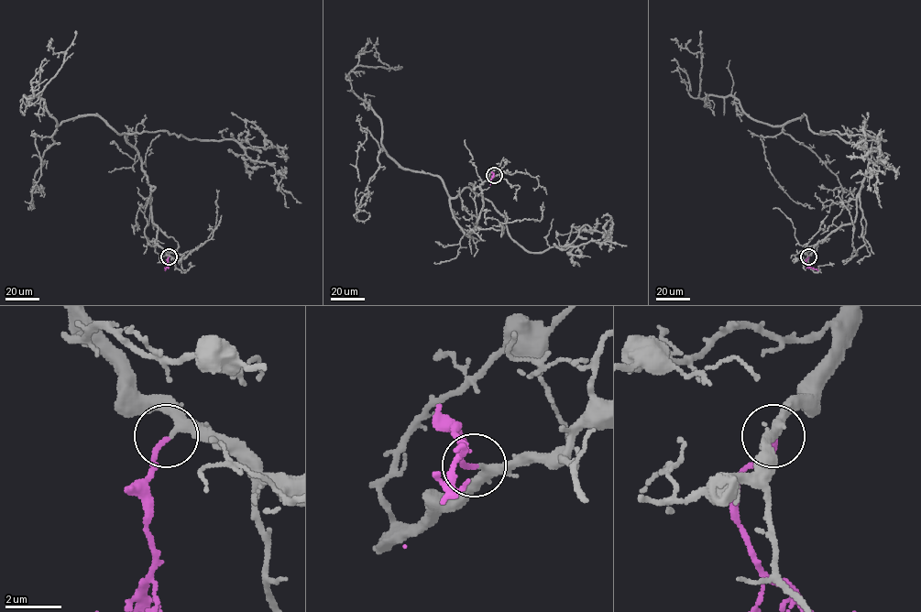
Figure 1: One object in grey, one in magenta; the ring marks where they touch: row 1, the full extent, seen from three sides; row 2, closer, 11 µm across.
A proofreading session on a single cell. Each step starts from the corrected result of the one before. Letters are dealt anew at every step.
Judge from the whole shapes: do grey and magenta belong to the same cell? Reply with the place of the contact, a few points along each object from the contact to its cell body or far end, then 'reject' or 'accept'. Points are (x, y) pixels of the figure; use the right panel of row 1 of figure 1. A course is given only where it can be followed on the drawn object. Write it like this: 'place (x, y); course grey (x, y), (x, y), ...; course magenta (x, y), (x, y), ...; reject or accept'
place (808, 256); course grey (808, 256), (855, 220), (869, 158), (805, 114), (771, 125), (732, 96), (700, 98), (701, 53), (671, 38); course magenta (808, 256), (806, 264), (817, 269); accept

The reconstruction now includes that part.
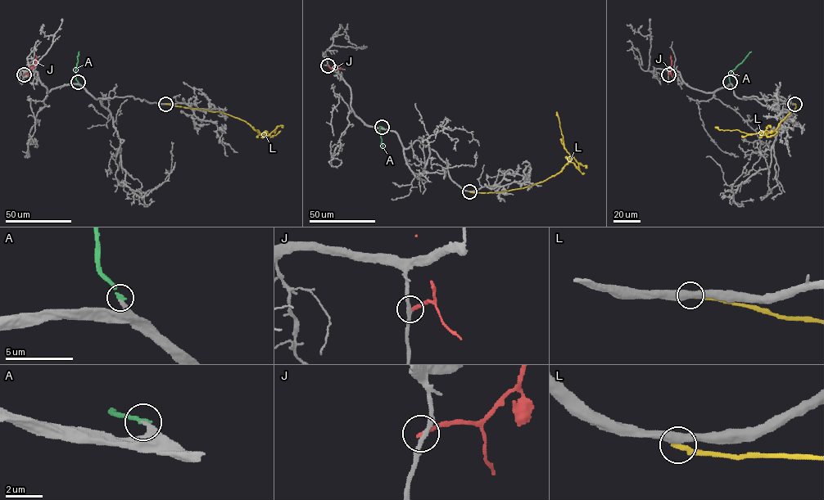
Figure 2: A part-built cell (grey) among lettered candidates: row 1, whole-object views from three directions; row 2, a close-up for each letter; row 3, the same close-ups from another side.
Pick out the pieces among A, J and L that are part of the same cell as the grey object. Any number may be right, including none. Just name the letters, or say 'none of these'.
A

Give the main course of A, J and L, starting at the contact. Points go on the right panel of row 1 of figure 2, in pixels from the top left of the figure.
A: (730, 82), (731, 71), (751, 51)
J: (668, 74), (671, 72), (670, 56)
L: (794, 104), (795, 108), (773, 132), (749, 134), (714, 127)

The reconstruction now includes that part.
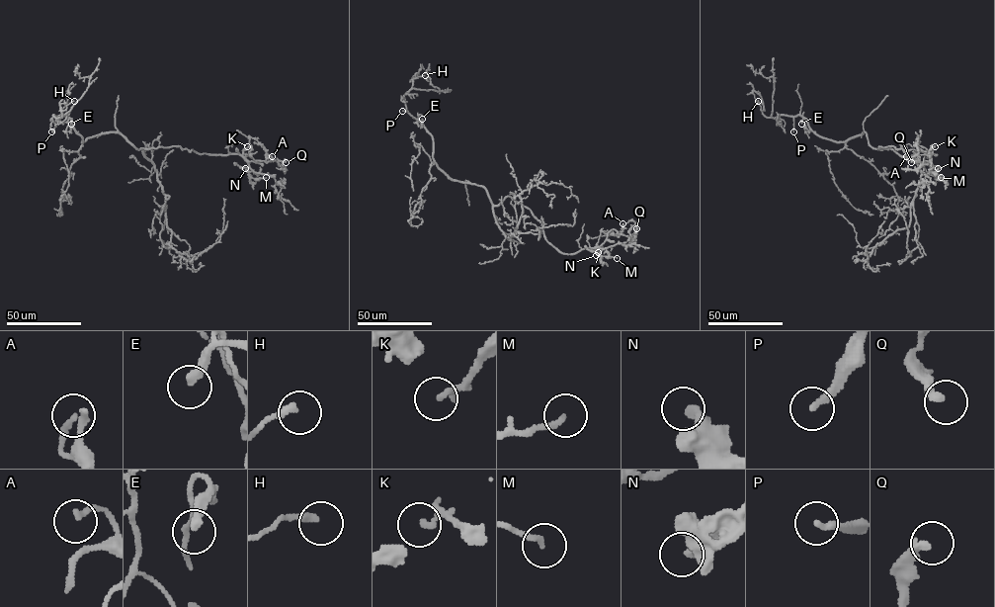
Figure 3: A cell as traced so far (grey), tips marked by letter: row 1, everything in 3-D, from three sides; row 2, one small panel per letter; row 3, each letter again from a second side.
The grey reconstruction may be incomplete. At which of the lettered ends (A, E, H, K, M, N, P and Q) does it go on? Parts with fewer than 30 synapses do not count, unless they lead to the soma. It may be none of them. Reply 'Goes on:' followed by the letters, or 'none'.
Goes on: E, P

